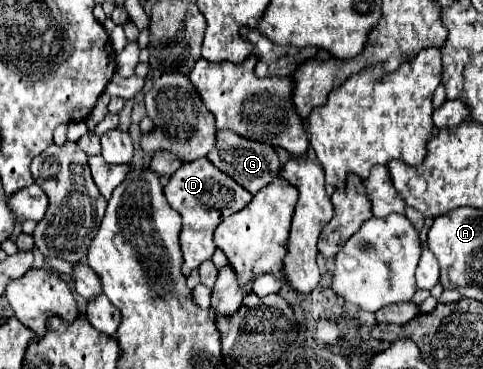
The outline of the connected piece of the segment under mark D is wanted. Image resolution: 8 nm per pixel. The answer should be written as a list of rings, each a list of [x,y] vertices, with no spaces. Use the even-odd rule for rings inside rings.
[[[201,157],[197,161],[183,163],[165,185],[165,197],[173,209],[177,209],[183,217],[183,229],[181,229],[181,251],[183,251],[183,275],[189,275],[193,269],[197,269],[203,261],[211,259],[215,253],[213,243],[213,231],[215,227],[229,215],[241,211],[253,195],[241,187],[237,181],[233,181],[229,175],[219,171],[209,159]]]

